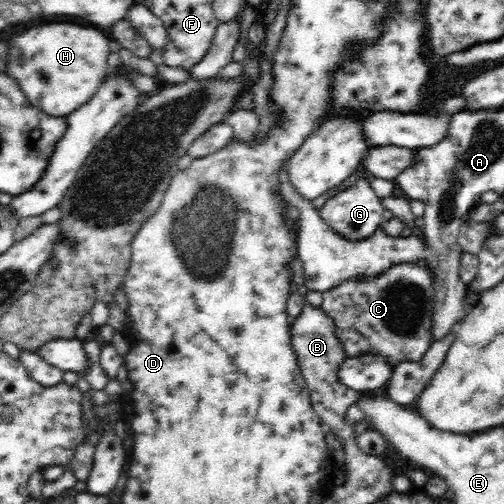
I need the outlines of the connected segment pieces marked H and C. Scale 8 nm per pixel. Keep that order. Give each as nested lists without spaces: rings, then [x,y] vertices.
[[[56,22],[32,27],[10,34],[10,60],[7,75],[14,78],[32,105],[53,117],[67,117],[92,98],[108,74],[111,37],[107,31],[94,26],[78,26]]]
[[[398,264],[376,278],[366,280],[348,280],[334,290],[323,294],[323,303],[320,308],[334,319],[336,335],[344,343],[347,357],[358,357],[366,353],[380,354],[388,357],[388,361],[396,366],[401,362],[420,360],[430,348],[428,327],[431,320],[431,276],[429,270],[419,264]]]

